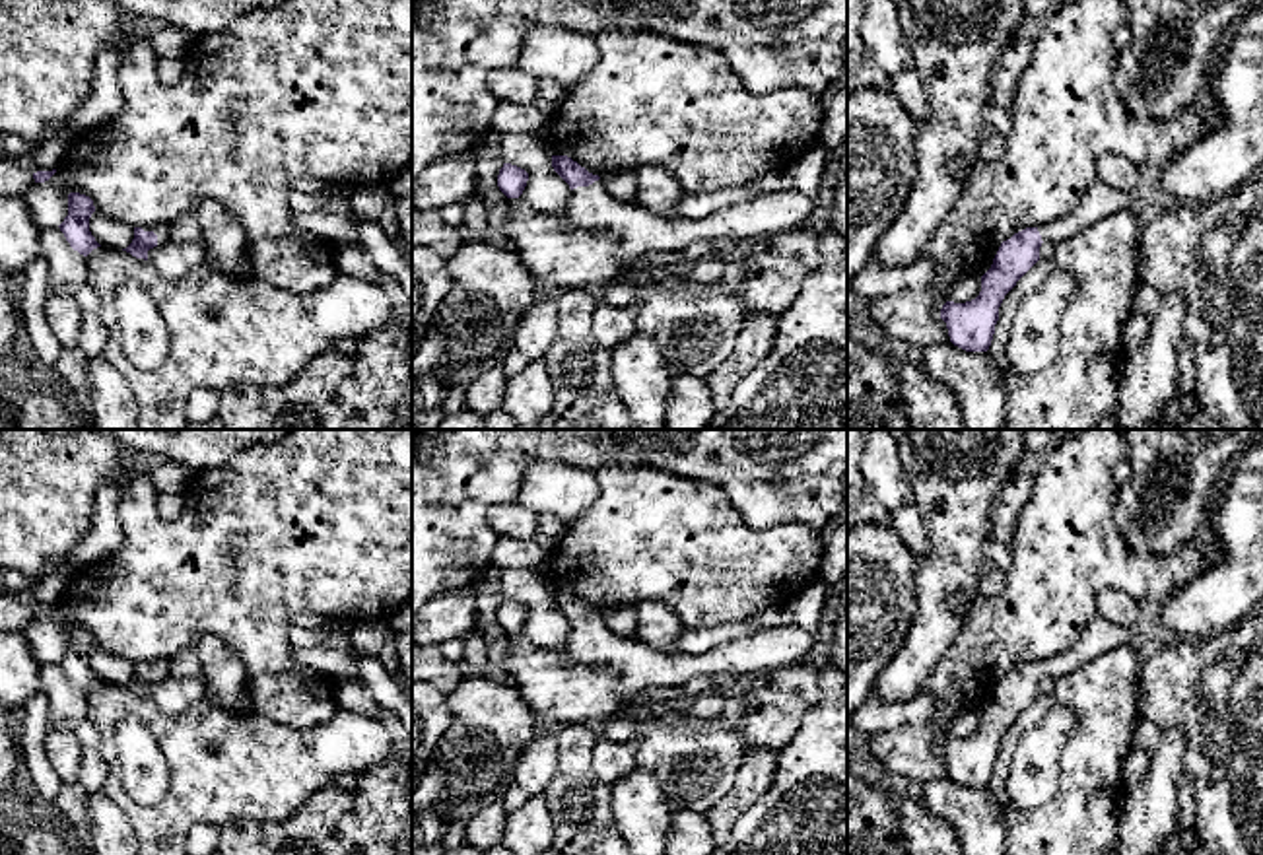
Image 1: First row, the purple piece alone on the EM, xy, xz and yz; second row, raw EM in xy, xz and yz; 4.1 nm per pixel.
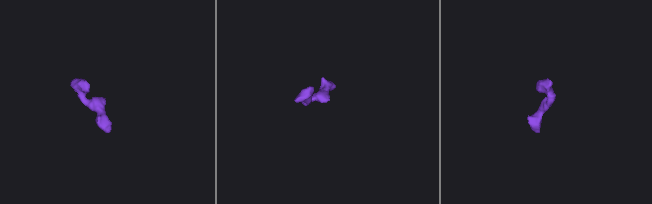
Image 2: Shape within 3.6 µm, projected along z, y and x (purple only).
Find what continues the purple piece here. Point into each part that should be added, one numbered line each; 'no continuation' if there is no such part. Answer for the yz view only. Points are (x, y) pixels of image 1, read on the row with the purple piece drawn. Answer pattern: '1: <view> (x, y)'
1: yz (1100, 201)

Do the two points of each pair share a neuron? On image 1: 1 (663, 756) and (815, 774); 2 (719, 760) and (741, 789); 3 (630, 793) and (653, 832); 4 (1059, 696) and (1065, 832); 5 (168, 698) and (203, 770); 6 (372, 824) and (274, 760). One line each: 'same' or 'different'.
1: different
2: different
3: same
4: same
5: different
6: different

